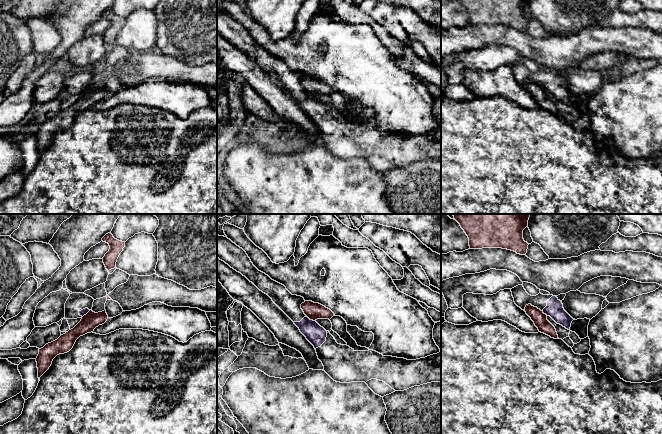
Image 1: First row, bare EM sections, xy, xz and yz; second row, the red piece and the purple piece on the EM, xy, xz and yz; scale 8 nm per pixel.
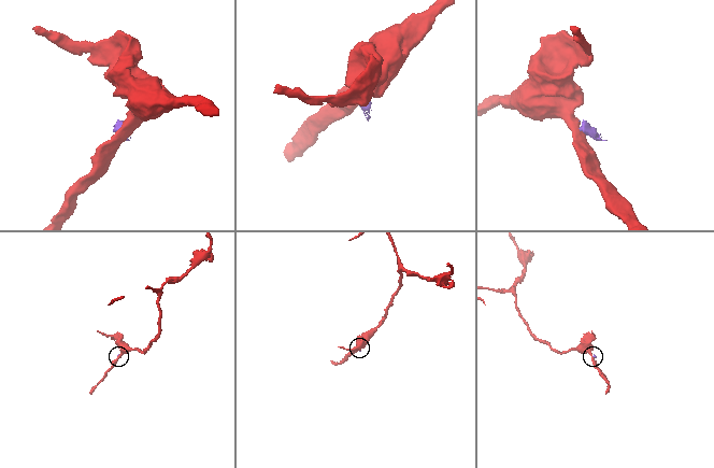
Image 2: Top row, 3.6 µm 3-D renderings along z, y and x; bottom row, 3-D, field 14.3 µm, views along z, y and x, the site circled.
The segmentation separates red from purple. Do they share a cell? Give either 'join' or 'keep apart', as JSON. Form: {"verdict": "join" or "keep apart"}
{"verdict": "keep apart"}

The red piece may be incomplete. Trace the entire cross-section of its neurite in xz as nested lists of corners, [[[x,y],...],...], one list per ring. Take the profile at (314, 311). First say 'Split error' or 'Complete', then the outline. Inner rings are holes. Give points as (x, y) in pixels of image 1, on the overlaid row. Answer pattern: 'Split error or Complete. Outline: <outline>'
Complete. Outline: [[[305,301],[301,304],[301,309],[303,310],[304,314],[310,320],[317,320],[317,319],[331,319],[334,316],[334,313],[326,308],[325,306],[314,303],[312,301]]]

